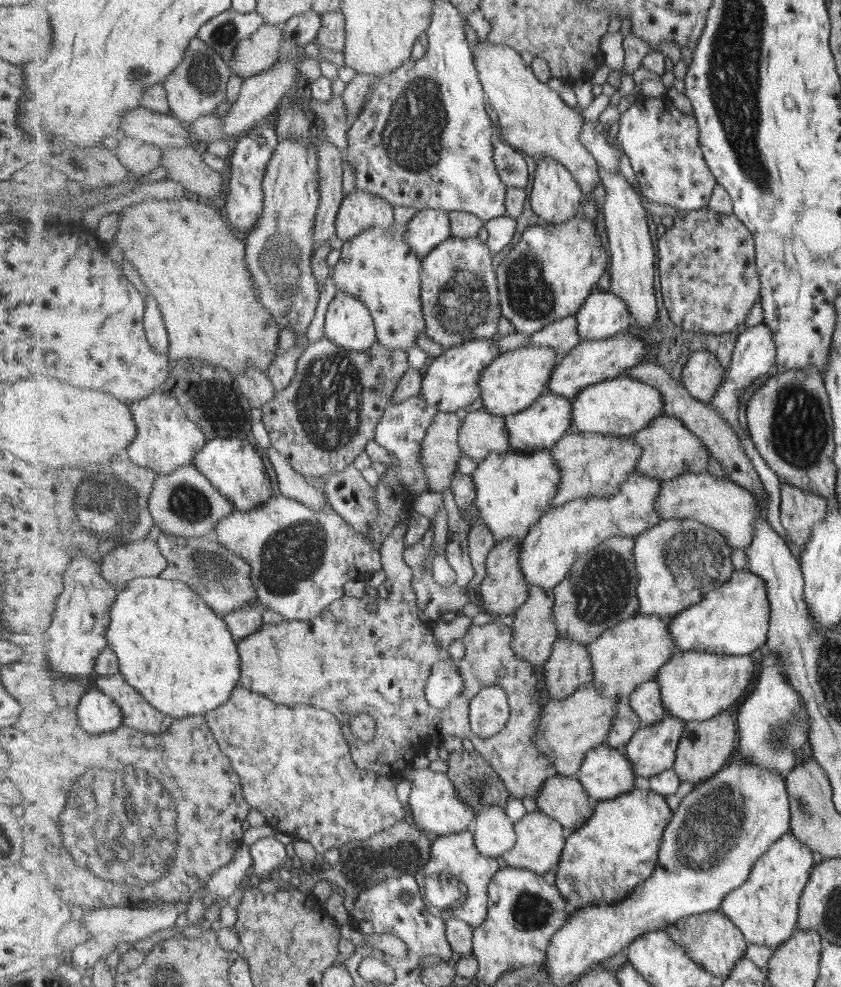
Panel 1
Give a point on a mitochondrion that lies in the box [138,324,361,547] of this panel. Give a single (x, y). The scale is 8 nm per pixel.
(190, 503)

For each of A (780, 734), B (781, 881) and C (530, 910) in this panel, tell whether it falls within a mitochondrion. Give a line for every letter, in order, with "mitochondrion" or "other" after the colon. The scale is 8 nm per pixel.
A: mitochondrion
B: other
C: mitochondrion

